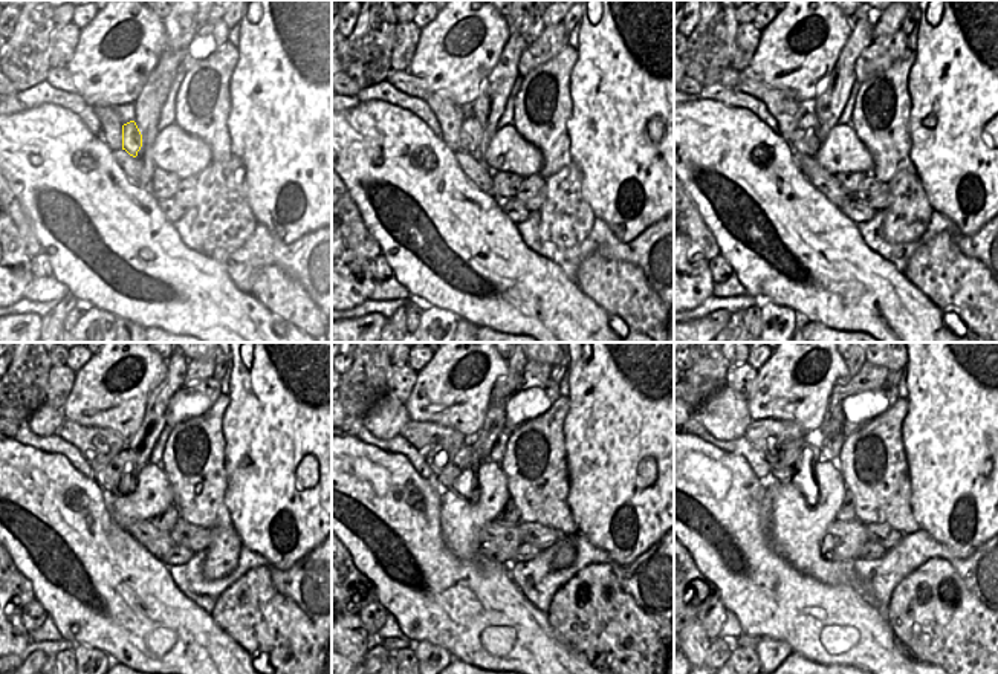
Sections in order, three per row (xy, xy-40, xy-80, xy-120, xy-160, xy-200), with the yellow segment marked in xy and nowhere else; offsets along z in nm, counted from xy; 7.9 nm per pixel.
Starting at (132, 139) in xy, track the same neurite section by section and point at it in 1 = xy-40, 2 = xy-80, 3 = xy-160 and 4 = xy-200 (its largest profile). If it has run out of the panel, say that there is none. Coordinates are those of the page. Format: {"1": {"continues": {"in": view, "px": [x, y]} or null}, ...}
{"1": {"continues": {"in": "xy-40", "px": [471, 133]}}, "2": {"continues": {"in": "xy-80", "px": [806, 139]}}, "3": {"continues": {"in": "xy-160", "px": [453, 456]}}, "4": {"continues": {"in": "xy-200", "px": [781, 459]}}}

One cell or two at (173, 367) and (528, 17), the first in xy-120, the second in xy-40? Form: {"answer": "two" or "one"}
{"answer": "two"}

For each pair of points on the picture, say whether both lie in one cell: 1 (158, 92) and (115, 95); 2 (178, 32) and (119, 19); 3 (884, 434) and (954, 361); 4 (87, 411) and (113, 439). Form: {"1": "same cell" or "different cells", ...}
{"1": "different cells", "2": "different cells", "3": "different cells", "4": "different cells"}

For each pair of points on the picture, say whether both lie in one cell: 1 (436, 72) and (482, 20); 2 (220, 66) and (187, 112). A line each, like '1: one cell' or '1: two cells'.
1: one cell
2: one cell

